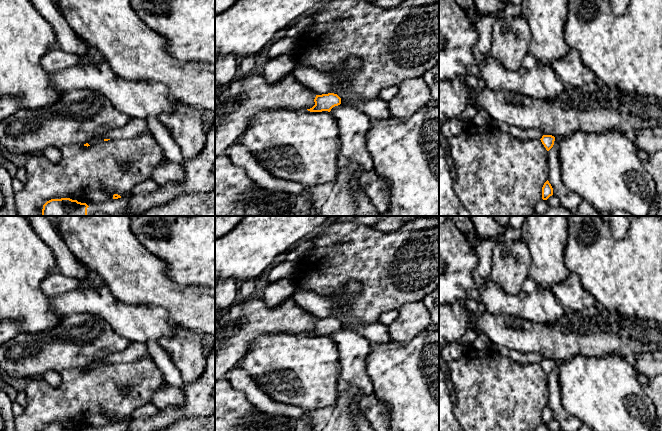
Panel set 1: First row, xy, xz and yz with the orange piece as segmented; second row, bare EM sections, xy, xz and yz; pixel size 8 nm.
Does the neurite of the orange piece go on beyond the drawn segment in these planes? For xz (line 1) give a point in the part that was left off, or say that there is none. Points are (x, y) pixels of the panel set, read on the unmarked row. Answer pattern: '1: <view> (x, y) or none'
1: none

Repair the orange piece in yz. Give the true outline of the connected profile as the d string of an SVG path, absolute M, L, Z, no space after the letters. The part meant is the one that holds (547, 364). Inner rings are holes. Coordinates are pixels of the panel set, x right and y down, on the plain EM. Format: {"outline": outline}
{"outline": "M543 359L540 364L546 374L549 375L554 369L555 361L552 359Z"}

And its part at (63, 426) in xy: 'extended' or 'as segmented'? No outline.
as segmented

